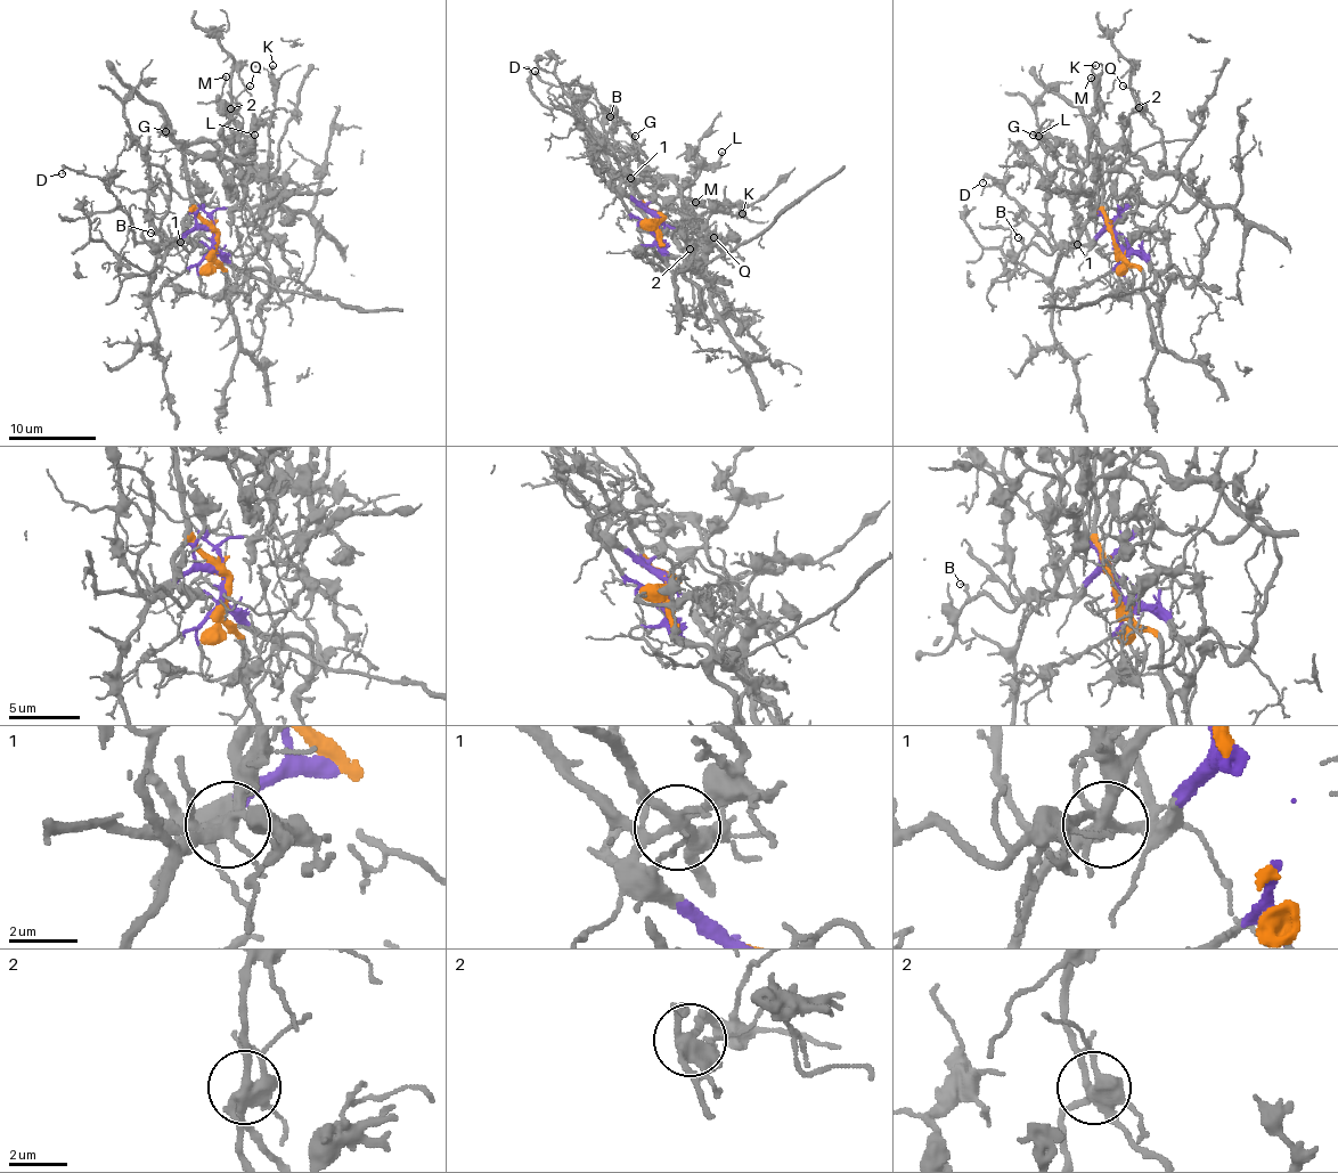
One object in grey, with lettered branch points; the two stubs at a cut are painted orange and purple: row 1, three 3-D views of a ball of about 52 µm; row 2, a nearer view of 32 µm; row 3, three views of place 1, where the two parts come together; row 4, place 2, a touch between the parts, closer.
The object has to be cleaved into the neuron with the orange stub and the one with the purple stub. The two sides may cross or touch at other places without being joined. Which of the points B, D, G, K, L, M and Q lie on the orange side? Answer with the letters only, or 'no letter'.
no letter

